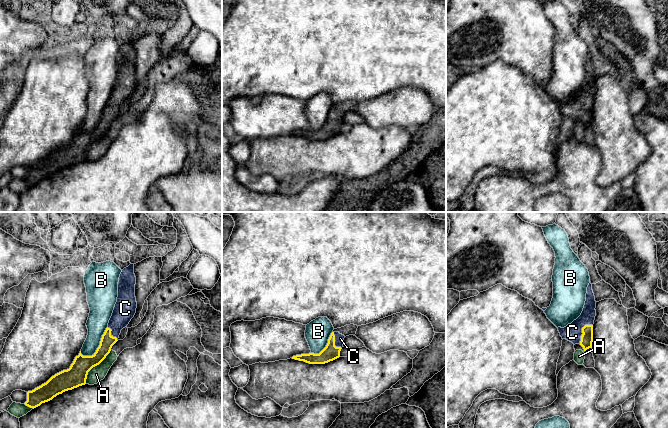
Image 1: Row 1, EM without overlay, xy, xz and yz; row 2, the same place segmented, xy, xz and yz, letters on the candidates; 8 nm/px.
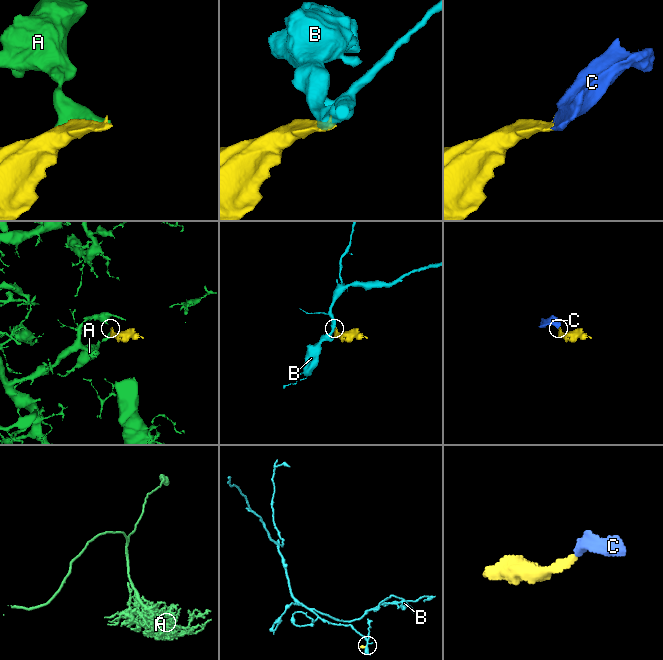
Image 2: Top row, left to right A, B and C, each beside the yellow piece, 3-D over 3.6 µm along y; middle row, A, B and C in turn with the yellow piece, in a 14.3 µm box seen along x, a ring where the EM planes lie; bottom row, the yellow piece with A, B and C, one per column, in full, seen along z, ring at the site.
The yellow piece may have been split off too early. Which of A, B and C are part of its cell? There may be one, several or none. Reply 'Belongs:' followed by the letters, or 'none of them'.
Belongs: C

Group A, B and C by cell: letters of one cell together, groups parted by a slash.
A / B / C

